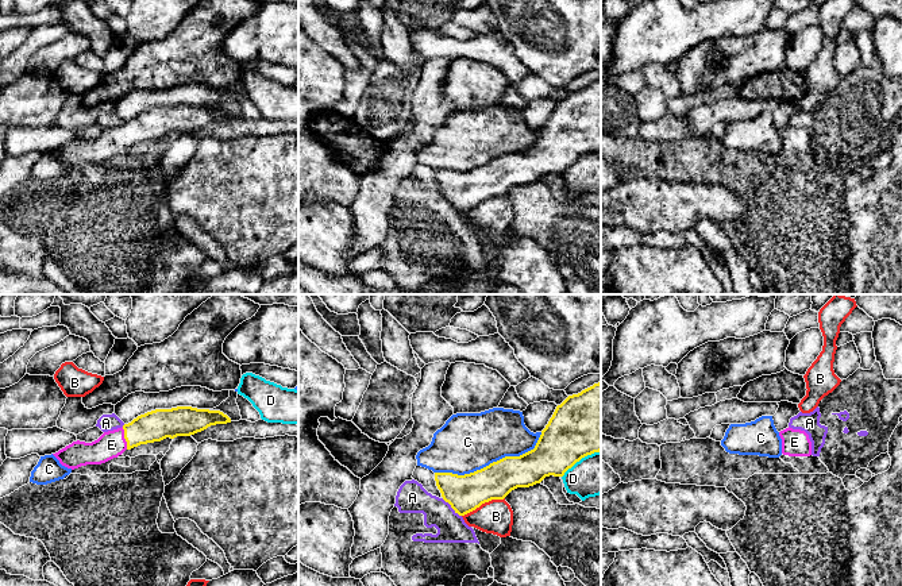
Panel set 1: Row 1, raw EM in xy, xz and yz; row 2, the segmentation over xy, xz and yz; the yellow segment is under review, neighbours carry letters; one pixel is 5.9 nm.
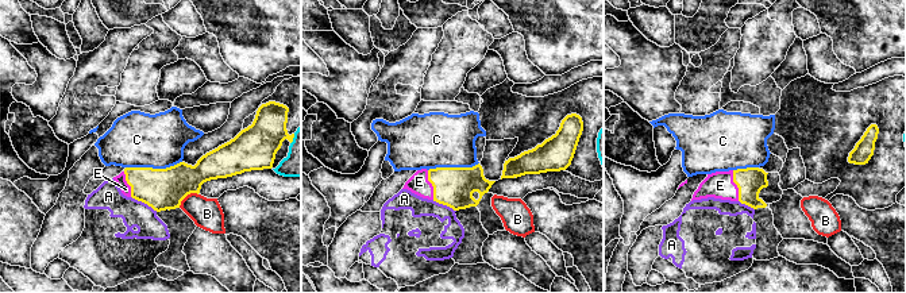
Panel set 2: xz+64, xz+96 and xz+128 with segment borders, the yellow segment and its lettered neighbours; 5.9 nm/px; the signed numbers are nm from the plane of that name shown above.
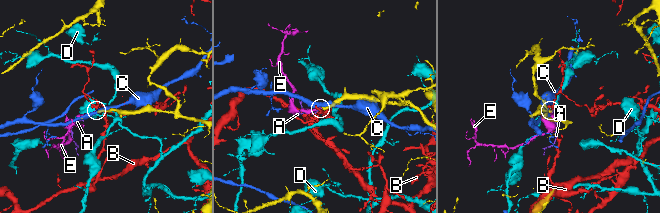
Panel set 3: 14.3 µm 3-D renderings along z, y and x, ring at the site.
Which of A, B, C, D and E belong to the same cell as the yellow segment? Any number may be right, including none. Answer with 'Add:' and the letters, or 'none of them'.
Add: E

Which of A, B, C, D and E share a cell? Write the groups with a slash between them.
A / B / C / D / E

